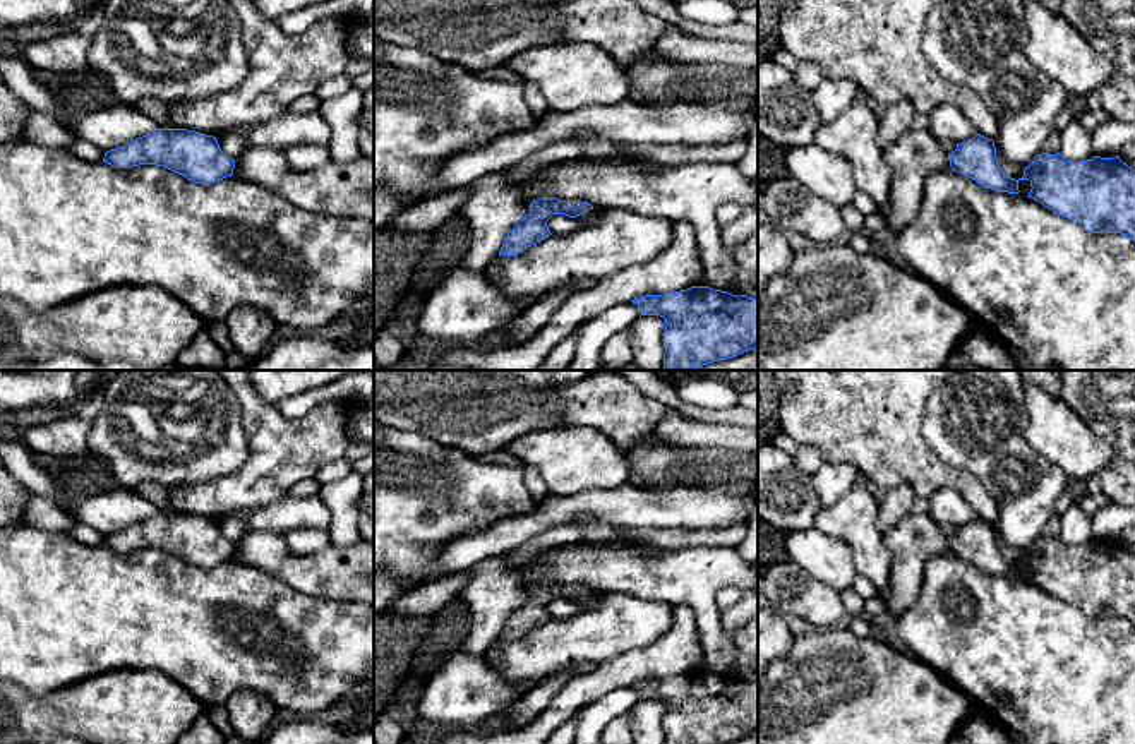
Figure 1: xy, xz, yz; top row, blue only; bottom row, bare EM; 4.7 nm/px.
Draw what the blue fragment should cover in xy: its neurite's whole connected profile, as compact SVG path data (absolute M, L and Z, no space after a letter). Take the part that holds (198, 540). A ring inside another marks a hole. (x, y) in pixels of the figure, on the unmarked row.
M156 513L106 535L103 545L115 552L158 549L202 569L231 561L235 552L216 521L187 513Z

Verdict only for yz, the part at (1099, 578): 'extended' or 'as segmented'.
as segmented

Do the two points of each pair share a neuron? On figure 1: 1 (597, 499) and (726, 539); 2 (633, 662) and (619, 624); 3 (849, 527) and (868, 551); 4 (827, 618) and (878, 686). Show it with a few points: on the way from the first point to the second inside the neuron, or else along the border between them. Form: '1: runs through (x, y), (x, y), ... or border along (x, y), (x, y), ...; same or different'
1: border along (734, 523), (707, 528), (655, 530); different
2: border along (664, 633), (652, 643), (623, 652), (599, 666); different
3: runs through (854, 532), (866, 546); same
4: border along (846, 621), (818, 630); different

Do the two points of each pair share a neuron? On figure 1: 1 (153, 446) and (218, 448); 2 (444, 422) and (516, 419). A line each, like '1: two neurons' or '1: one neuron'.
1: one neuron
2: one neuron

